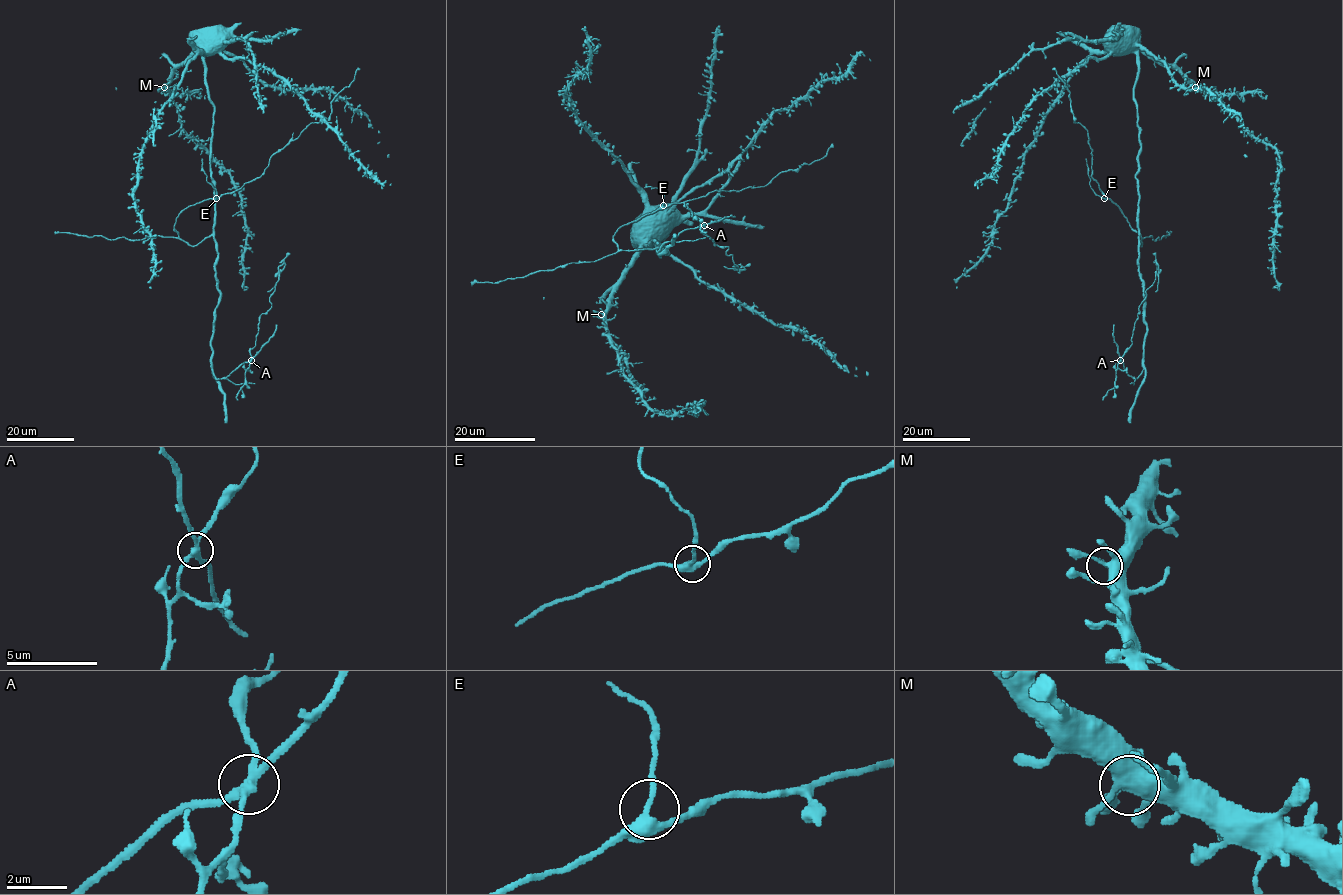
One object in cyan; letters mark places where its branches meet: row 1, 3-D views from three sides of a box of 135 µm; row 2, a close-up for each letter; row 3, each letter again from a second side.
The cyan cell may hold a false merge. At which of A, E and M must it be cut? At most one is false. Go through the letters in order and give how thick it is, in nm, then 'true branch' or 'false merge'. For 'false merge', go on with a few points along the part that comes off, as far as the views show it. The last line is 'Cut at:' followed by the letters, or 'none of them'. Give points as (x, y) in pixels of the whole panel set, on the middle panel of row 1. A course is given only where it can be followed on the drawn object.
A: 280 nm thick; false merge; foreign part runs (704, 225), (703, 231), (715, 245), (728, 247), (726, 254), (731, 255), (737, 268), (750, 264)
E: 280 nm thick; true branch
M: 320 nm thick; true branch
Cut at: A

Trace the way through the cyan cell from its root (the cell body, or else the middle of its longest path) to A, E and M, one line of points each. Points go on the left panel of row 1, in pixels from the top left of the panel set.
A: (212, 132), (210, 176), (219, 293), (211, 342), (213, 375), (225, 379), (251, 360)
E: (212, 132), (213, 231), (196, 245), (188, 245), (174, 229), (176, 217), (191, 205), (216, 198)
M: (212, 132), (213, 105), (207, 91), (204, 55), (199, 49), (173, 71), (164, 87)

